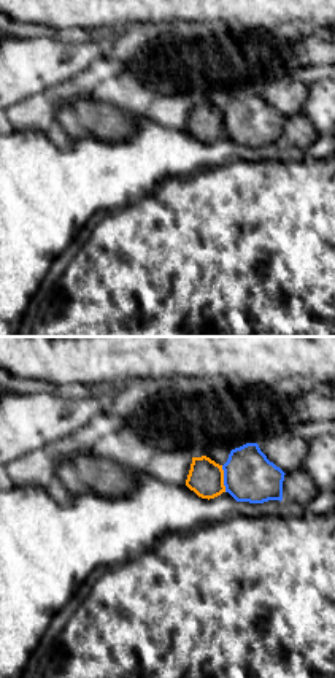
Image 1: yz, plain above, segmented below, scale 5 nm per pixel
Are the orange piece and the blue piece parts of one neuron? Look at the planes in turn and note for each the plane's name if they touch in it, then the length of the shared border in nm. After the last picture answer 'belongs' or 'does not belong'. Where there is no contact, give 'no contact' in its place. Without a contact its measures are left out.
contact in yz; length 140 nm

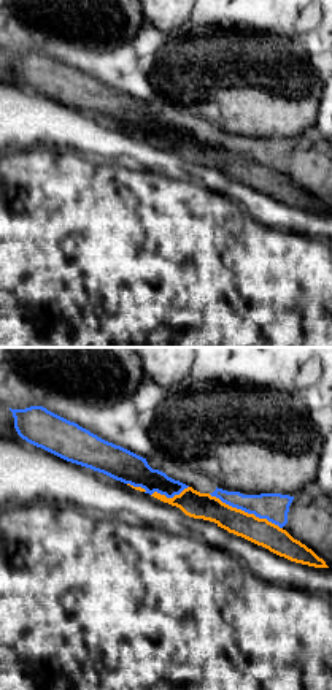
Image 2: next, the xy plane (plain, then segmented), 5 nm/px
contact in xy; length 420 nm

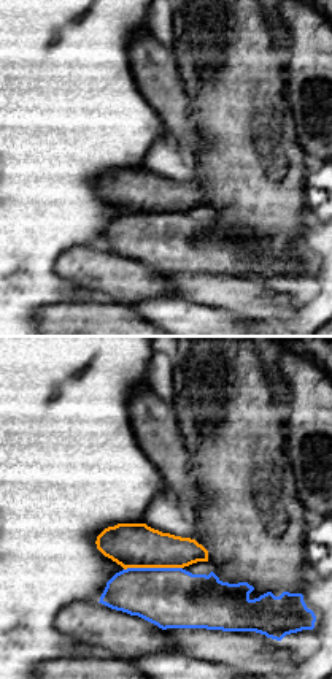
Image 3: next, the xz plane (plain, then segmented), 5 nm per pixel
contact in xz; length 300 nm

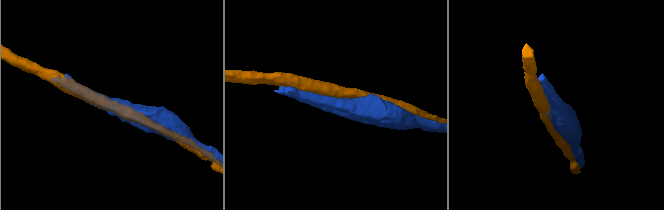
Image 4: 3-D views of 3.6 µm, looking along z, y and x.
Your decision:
does not belong

